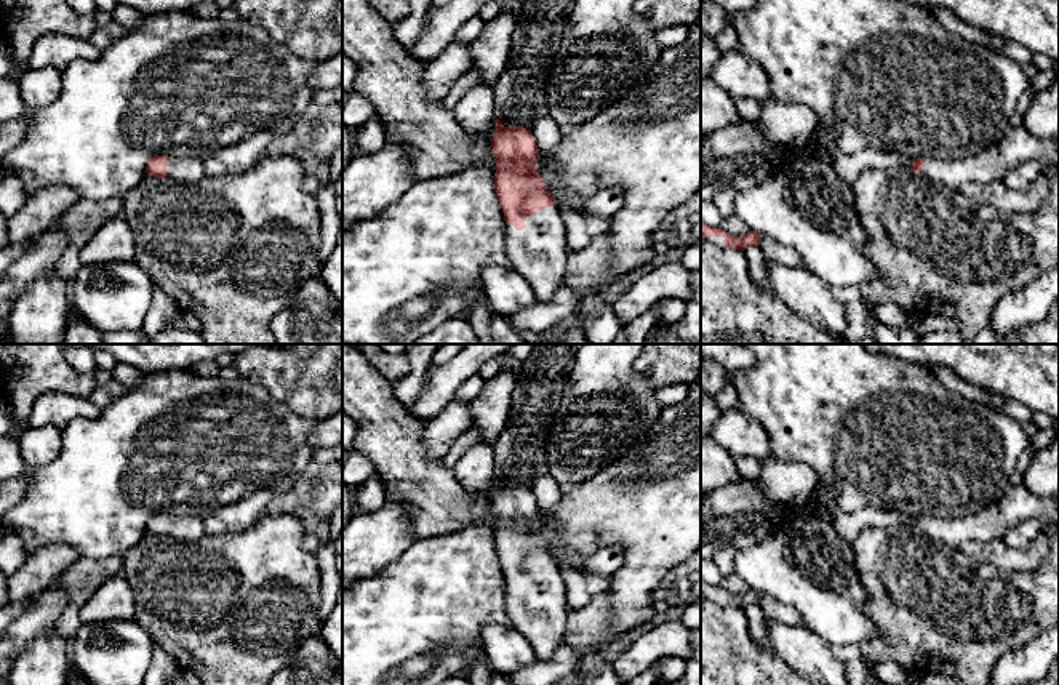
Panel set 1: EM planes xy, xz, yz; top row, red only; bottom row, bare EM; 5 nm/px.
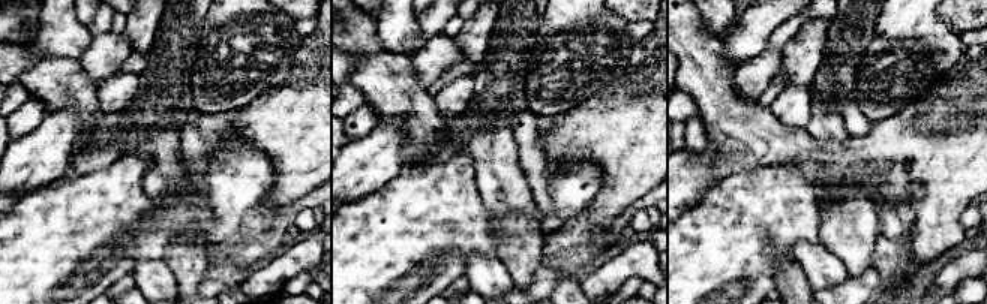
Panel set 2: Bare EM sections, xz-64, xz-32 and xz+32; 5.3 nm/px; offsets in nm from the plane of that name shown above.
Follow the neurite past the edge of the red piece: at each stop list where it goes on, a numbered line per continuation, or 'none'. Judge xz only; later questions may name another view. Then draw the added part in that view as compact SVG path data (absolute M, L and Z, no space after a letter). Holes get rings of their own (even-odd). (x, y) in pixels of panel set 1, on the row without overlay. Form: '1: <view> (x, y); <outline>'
1: xz (539, 610); M557 565L525 578L525 587L507 584L507 613L512 626L531 643L536 659L547 661L563 645L568 616L566 587Z

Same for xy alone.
1: xy (181, 528); M170 515L166 536L182 543L195 543L205 536L203 520L197 517Z

